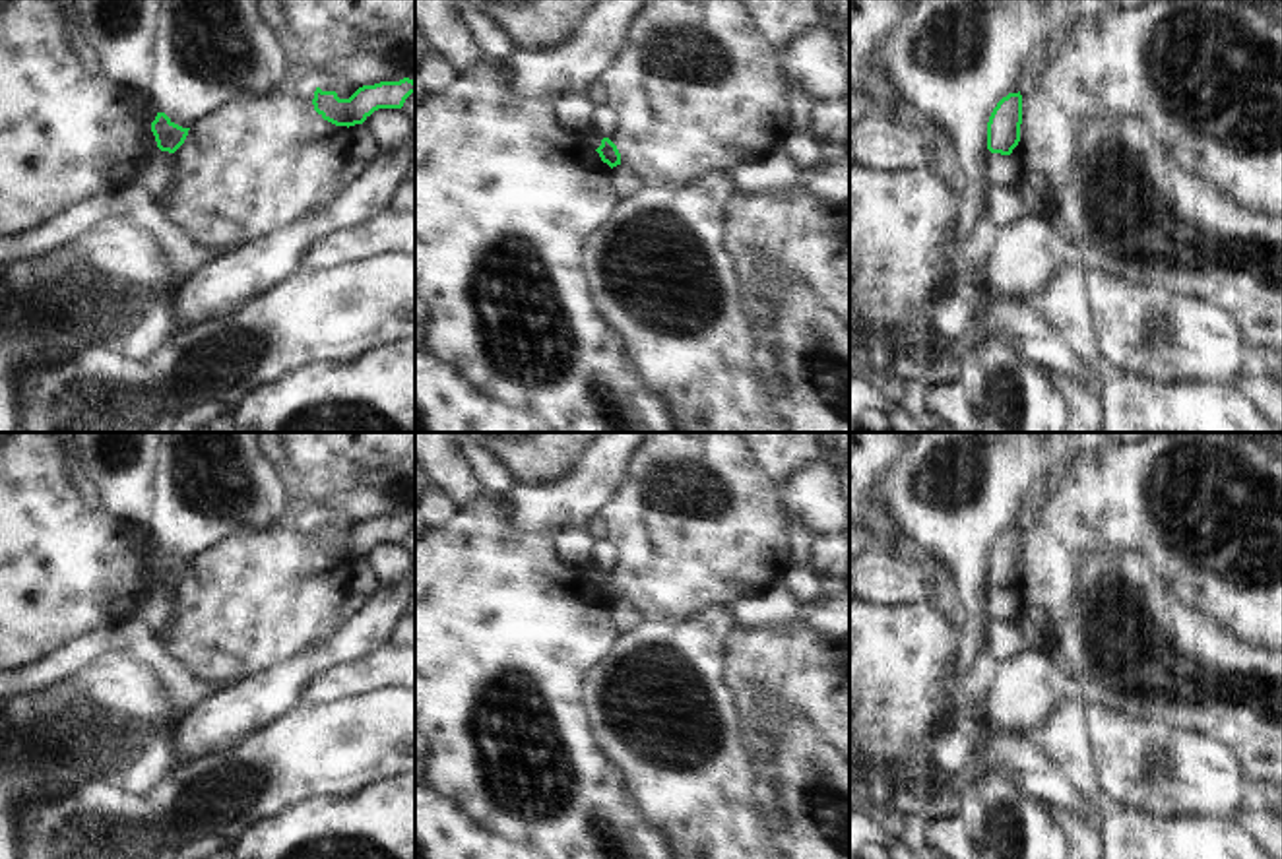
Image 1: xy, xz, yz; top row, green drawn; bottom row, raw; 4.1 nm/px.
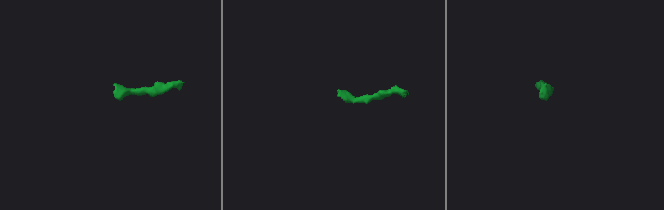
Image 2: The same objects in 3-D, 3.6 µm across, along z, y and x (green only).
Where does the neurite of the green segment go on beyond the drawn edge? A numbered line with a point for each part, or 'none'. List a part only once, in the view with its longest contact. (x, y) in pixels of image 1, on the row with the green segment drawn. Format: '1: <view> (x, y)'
none

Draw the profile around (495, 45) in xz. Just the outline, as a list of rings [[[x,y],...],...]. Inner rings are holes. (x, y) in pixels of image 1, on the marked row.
[[[462,6],[460,16],[475,45],[481,48],[483,58],[506,62],[516,50],[520,50],[514,39],[504,33],[489,16],[465,6]]]

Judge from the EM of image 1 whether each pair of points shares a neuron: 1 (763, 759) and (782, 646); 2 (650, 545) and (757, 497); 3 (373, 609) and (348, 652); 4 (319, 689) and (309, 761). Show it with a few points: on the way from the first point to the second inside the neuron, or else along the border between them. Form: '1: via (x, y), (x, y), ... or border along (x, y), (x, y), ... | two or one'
1: via (765, 731), (765, 695), (772, 673) | one
2: via (677, 545), (699, 524), (730, 510) | one
3: via (373, 619), (352, 642) | one
4: border along (361, 695), (320, 704), (305, 702) | two

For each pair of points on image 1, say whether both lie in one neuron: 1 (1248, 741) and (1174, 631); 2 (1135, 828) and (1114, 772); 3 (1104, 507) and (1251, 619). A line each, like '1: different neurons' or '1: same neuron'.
1: same neuron
2: different neurons
3: same neuron

